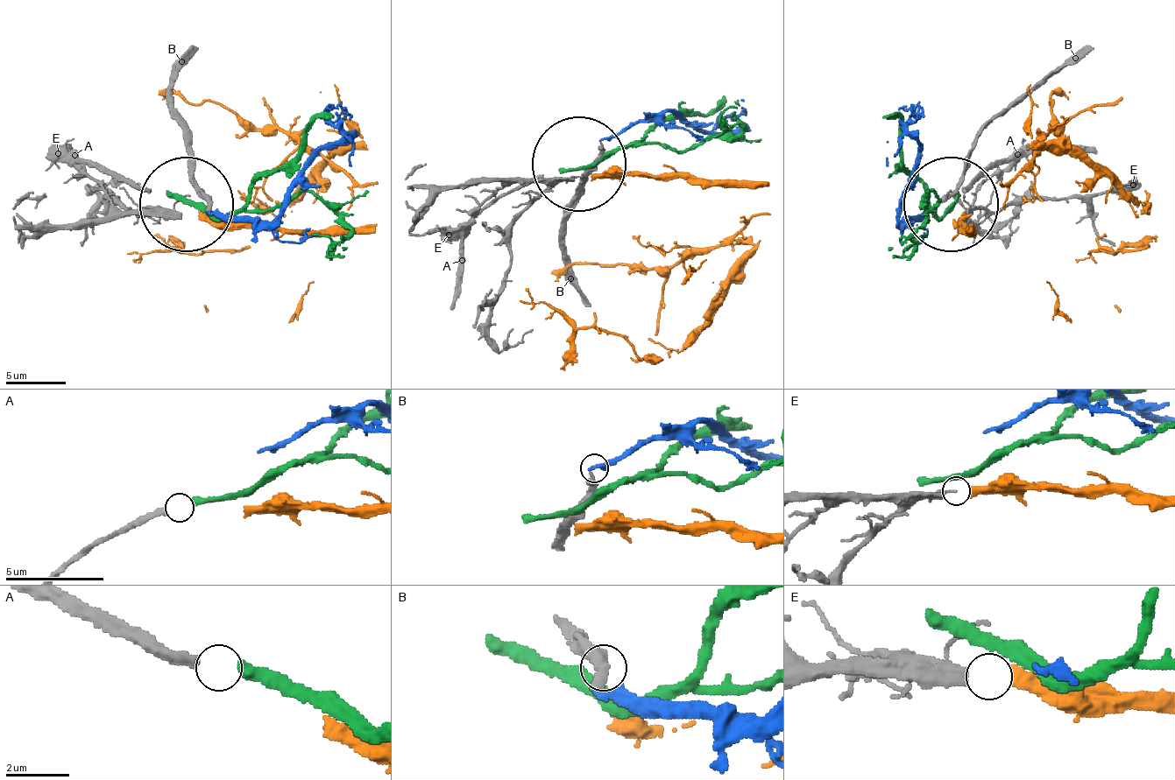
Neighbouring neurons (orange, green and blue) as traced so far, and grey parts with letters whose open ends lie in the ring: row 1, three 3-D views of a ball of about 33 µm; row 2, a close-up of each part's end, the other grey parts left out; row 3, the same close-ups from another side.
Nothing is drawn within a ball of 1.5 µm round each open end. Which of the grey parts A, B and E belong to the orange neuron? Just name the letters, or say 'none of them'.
E

